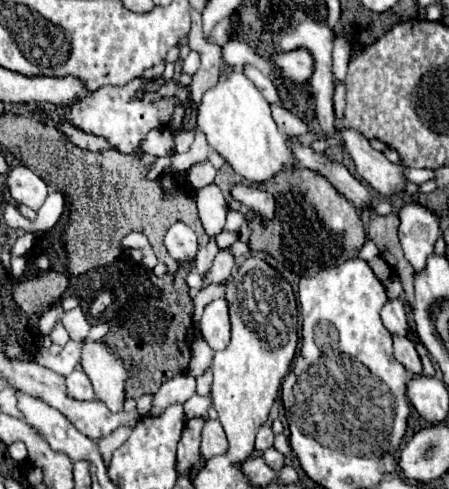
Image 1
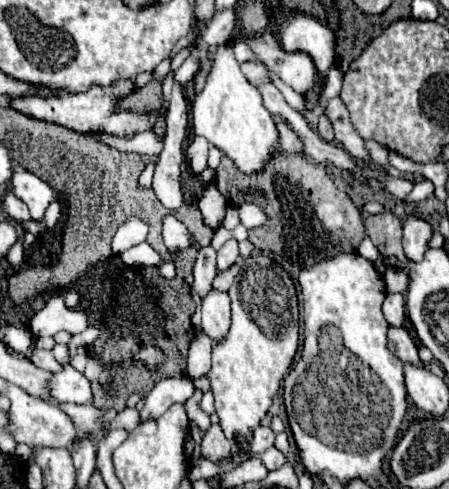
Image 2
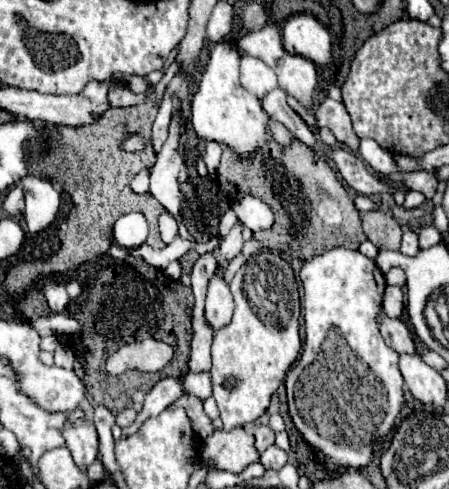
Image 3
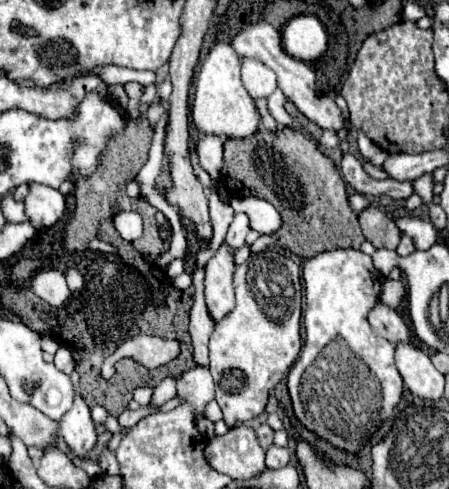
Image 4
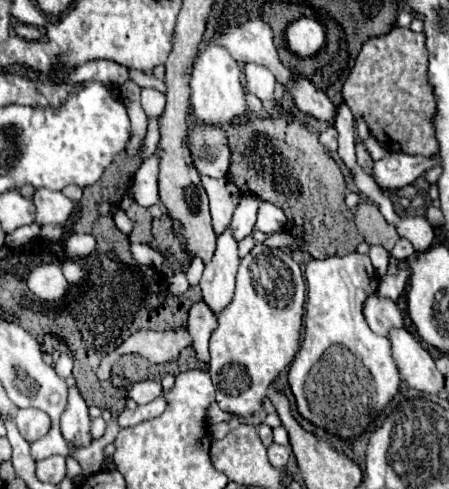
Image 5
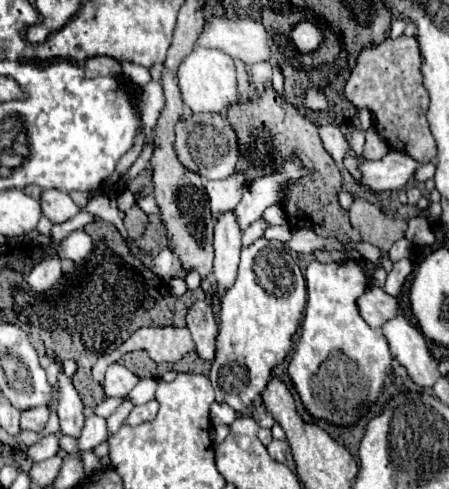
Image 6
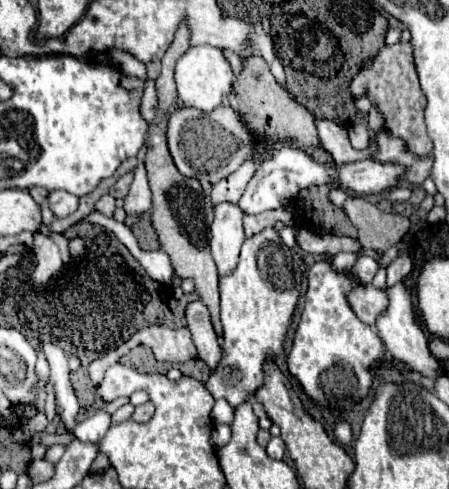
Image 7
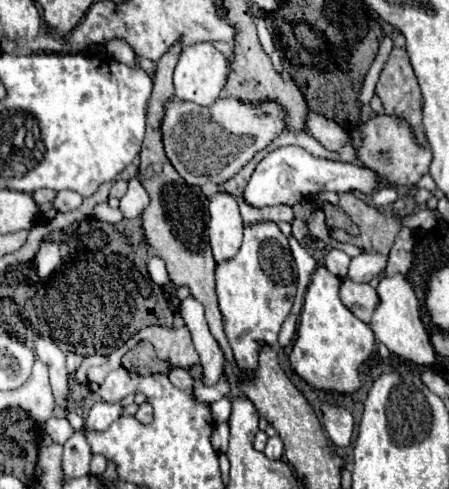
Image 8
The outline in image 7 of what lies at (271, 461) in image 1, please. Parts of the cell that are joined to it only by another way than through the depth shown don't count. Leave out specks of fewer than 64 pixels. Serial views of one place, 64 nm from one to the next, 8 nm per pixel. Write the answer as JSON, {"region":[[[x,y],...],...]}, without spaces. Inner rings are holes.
{"region":[[[272,438],[272,440],[268,442],[268,446],[266,446],[266,452],[268,452],[270,458],[282,460],[282,456],[284,456],[284,452],[286,452],[284,440],[282,440],[282,438]]]}

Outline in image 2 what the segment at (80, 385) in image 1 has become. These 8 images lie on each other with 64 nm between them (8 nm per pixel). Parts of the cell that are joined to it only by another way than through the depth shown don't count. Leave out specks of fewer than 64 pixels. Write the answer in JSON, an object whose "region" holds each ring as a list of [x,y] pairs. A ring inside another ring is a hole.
{"region":[[[72,366],[62,368],[60,372],[52,372],[52,378],[48,382],[48,394],[58,404],[90,404],[92,402],[92,390],[90,382],[84,374],[74,370]]]}

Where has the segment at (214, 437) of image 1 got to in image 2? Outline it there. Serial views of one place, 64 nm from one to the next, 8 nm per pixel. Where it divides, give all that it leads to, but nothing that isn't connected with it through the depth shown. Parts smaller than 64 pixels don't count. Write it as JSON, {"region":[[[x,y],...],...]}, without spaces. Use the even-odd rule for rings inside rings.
{"region":[[[218,424],[210,426],[210,430],[202,438],[202,456],[212,462],[232,462],[236,456],[232,454],[236,446],[236,438],[226,438],[222,428]]]}

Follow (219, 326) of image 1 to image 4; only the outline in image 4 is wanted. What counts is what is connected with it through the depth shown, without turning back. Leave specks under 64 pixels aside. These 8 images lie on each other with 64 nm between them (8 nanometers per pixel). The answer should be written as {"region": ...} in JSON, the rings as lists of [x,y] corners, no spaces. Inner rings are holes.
{"region":[[[226,242],[218,248],[218,252],[208,260],[204,272],[204,296],[210,316],[220,322],[232,308],[234,308],[234,252],[228,248]]]}

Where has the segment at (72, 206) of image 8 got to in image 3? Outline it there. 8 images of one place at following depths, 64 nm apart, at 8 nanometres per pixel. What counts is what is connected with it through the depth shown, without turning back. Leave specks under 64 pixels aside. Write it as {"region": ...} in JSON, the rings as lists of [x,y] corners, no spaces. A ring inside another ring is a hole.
{"region":[[[22,178],[20,184],[24,186],[26,196],[26,208],[24,208],[24,220],[28,224],[28,237],[44,230],[56,220],[56,214],[60,210],[60,190],[54,188],[48,180],[40,178]]]}

